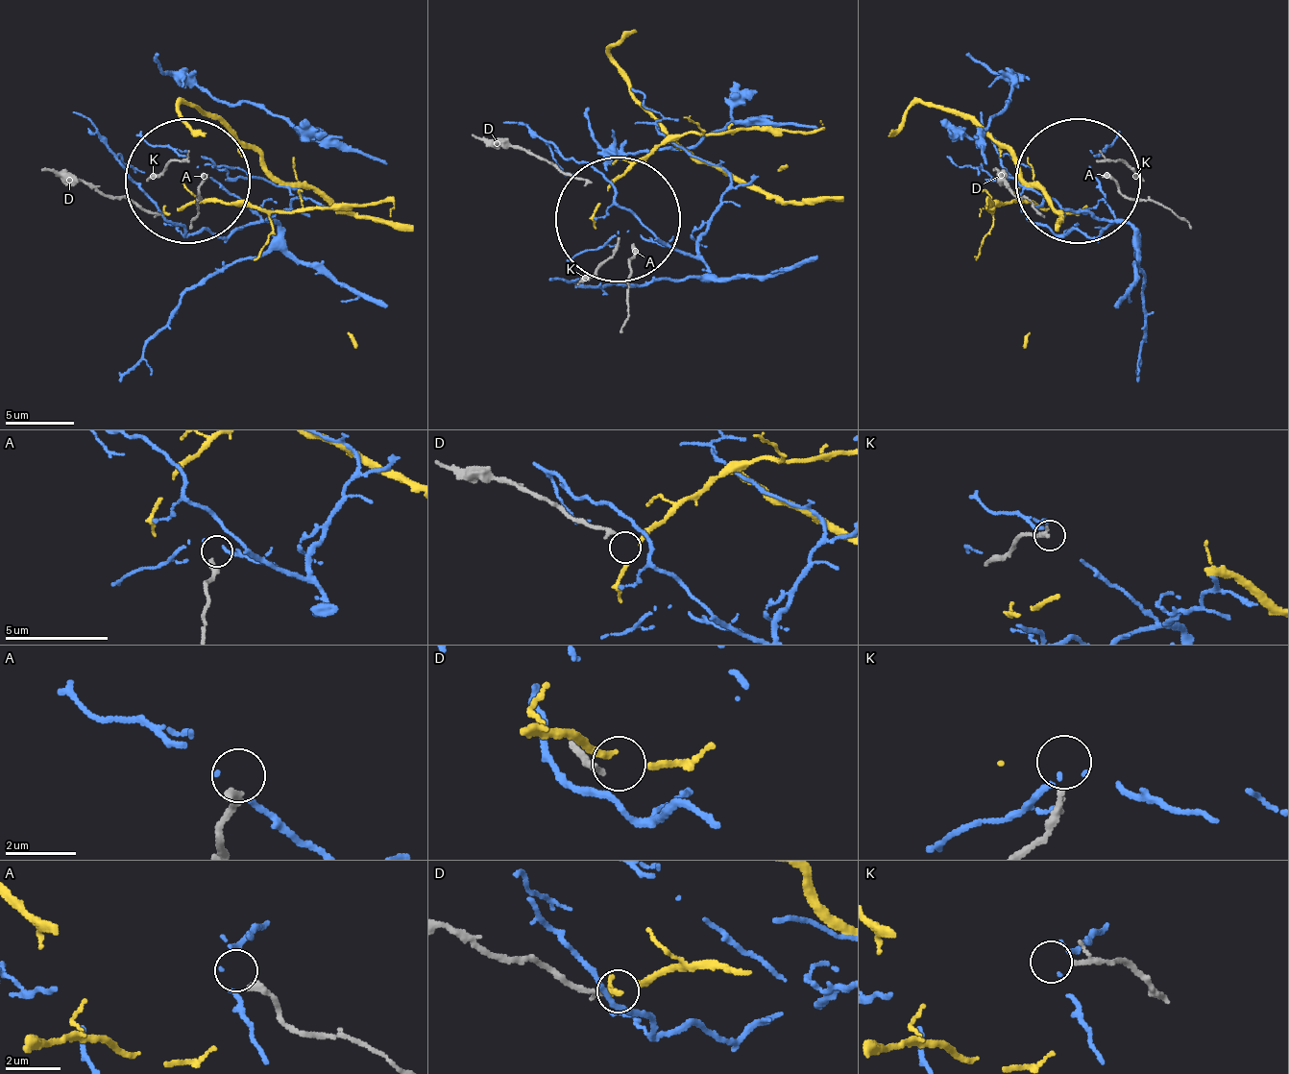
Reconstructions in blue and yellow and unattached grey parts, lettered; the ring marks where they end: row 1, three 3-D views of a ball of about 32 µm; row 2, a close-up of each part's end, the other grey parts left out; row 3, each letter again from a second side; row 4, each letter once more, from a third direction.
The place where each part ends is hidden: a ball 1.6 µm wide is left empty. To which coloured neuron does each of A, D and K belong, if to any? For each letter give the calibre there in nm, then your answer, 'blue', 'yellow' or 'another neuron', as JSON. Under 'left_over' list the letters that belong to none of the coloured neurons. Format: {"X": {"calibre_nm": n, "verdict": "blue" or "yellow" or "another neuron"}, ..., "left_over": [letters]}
{"A": {"calibre_nm": 300, "verdict": "another neuron"}, "D": {"calibre_nm": 190, "verdict": "yellow"}, "K": {"calibre_nm": 140, "verdict": "another neuron"}, "left_over": ["A", "K"]}

